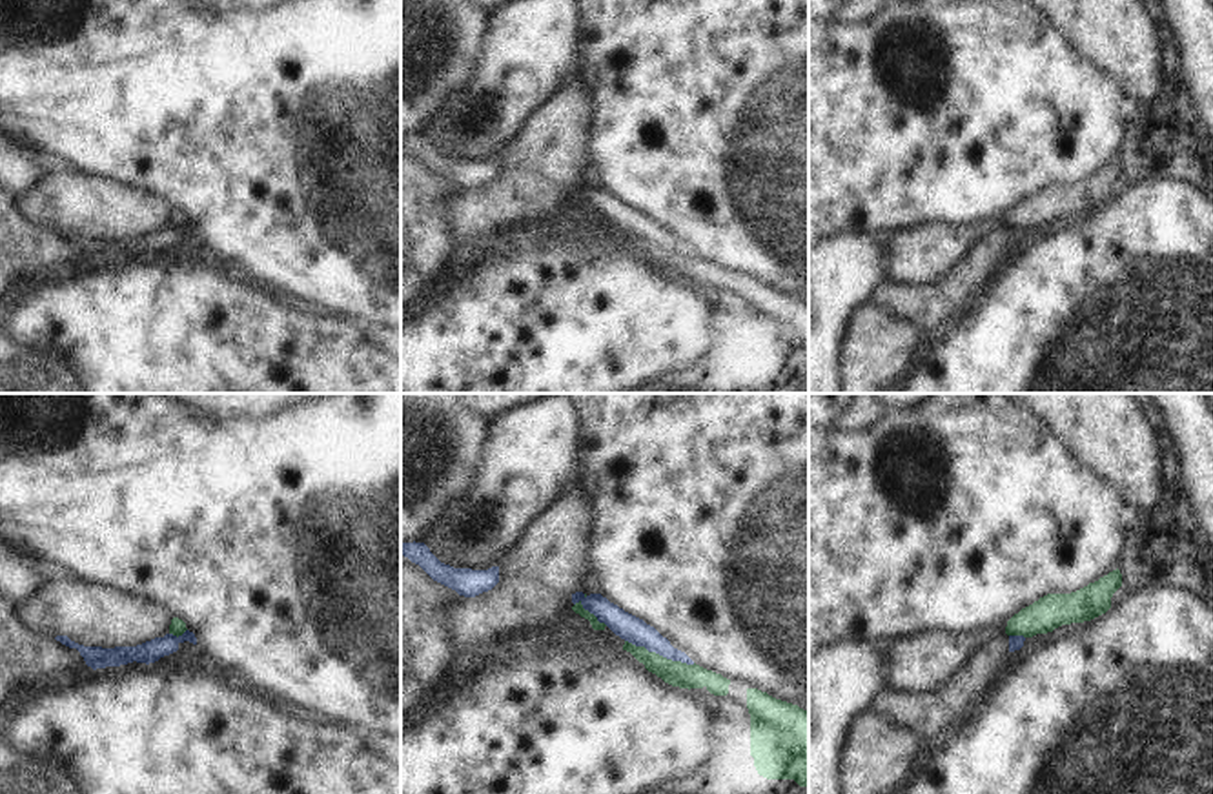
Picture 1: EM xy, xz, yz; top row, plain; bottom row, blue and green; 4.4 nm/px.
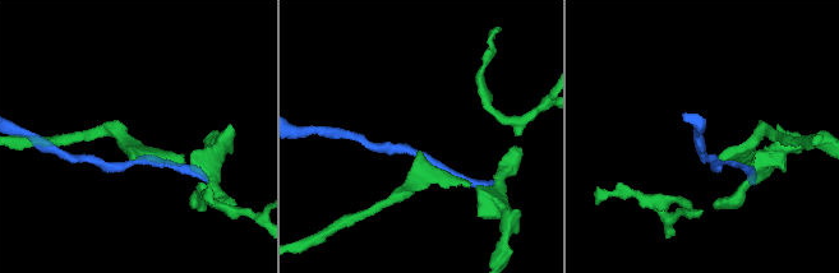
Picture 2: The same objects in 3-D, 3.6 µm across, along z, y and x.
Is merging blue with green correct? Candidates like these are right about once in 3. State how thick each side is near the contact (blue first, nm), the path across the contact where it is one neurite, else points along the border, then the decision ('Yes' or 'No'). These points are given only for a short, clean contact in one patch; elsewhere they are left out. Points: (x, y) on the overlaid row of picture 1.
Thickness 120 nm (blue) against 110 nm. No

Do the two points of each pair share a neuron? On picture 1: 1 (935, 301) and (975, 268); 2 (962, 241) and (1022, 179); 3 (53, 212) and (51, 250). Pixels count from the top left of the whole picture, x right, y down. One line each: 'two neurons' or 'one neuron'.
1: one neuron
2: two neurons
3: two neurons

